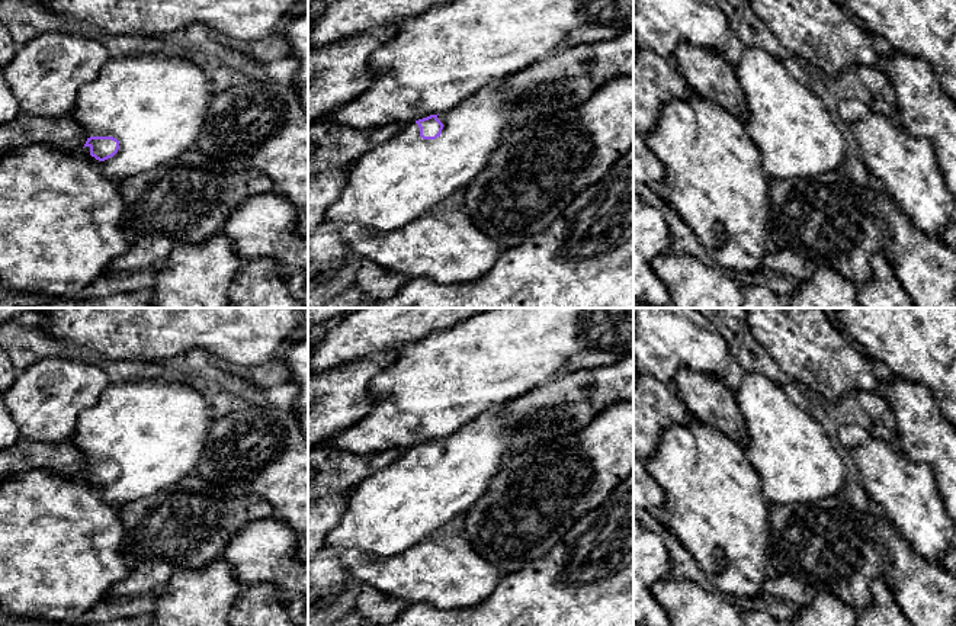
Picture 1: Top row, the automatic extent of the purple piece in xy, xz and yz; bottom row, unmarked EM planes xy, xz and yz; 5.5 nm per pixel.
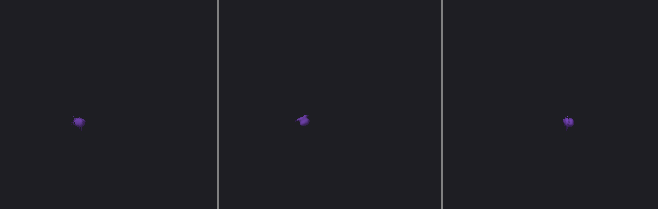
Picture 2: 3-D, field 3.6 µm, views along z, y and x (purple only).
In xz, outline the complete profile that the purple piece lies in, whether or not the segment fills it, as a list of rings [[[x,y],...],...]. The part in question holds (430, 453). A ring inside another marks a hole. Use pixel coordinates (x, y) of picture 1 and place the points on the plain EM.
[[[504,404],[481,414],[447,437],[402,450],[402,455],[395,462],[369,475],[352,489],[340,523],[325,536],[323,548],[308,564],[309,606],[339,597],[353,580],[350,571],[341,564],[344,550],[359,550],[366,561],[395,556],[436,534],[455,516],[466,513],[477,503],[501,469],[509,447],[520,428],[516,420],[503,414],[503,410]]]

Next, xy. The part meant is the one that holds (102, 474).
[[[179,375],[163,379],[131,379],[109,383],[97,404],[83,411],[77,420],[73,443],[86,456],[81,478],[102,488],[103,500],[116,507],[170,488],[192,475],[209,443],[209,428],[214,423],[212,411],[202,394],[183,383]]]

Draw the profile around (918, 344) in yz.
[[[834,308],[843,333],[873,362],[885,363],[895,376],[925,385],[943,415],[956,427],[956,308]]]

